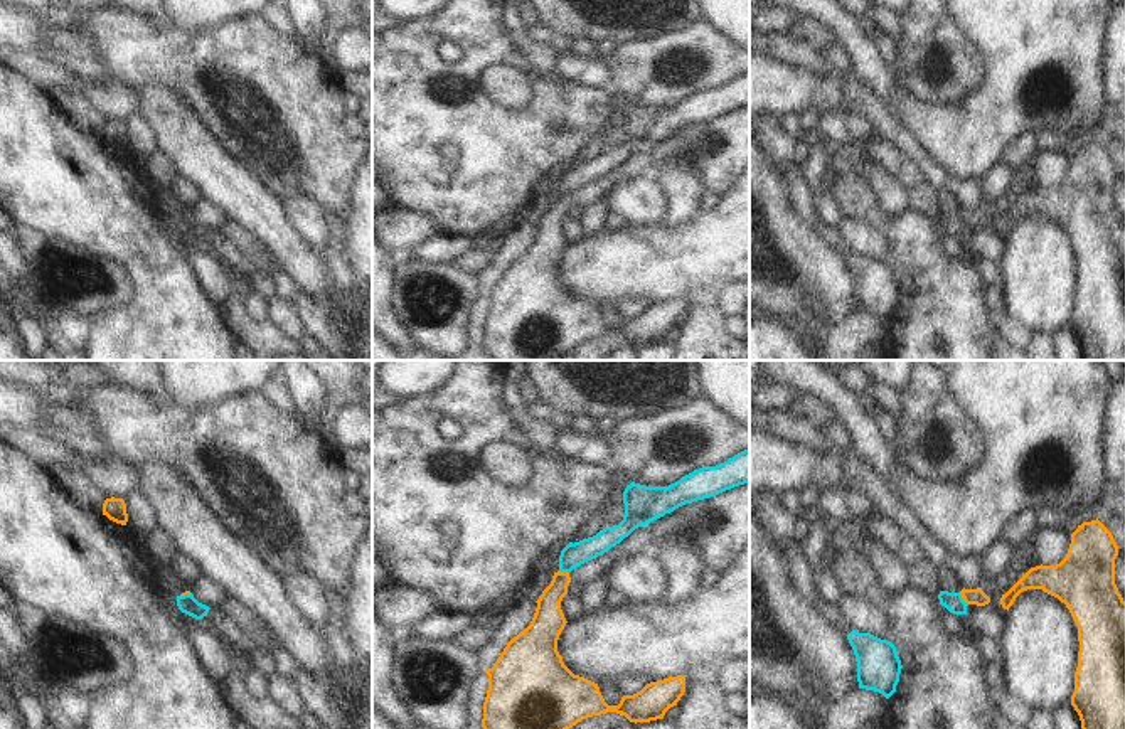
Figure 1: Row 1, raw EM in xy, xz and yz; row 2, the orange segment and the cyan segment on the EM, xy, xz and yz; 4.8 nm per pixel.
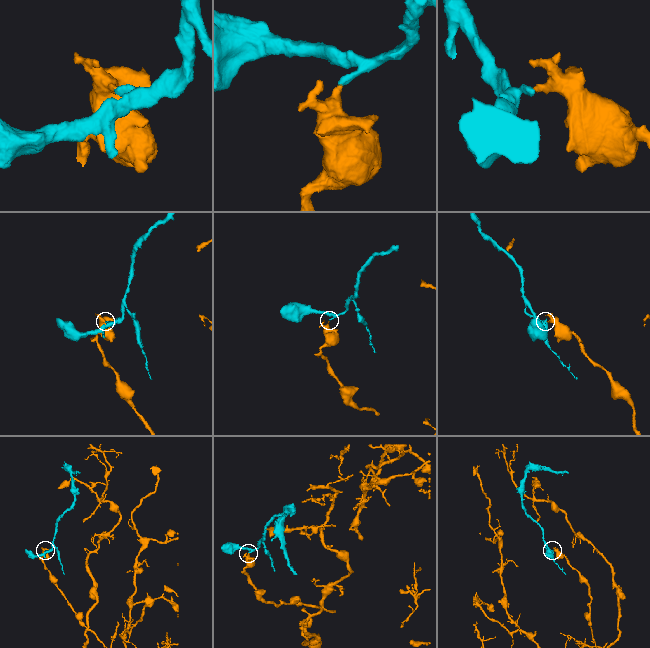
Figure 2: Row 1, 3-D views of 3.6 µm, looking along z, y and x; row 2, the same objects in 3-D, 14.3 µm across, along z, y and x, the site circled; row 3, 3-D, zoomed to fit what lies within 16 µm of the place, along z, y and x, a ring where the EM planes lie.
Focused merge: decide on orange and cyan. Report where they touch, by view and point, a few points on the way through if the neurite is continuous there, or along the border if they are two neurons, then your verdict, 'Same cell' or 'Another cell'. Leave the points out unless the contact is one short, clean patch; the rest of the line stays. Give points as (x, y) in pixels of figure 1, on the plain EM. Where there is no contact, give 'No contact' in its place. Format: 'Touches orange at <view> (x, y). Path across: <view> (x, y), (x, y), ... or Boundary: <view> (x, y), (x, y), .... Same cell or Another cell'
Touches orange at yz (964, 223). Boundary: yz (959, 216), (967, 228). Another cell

